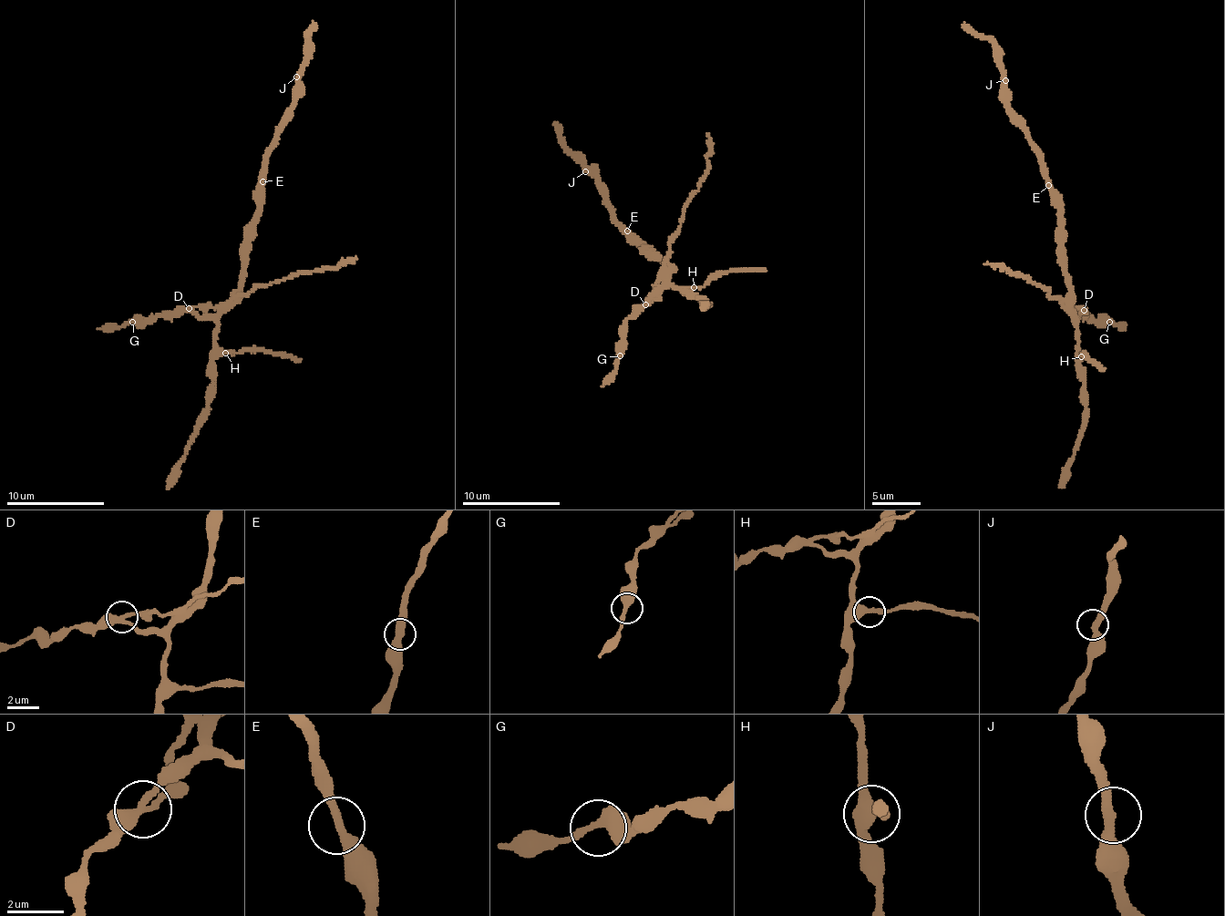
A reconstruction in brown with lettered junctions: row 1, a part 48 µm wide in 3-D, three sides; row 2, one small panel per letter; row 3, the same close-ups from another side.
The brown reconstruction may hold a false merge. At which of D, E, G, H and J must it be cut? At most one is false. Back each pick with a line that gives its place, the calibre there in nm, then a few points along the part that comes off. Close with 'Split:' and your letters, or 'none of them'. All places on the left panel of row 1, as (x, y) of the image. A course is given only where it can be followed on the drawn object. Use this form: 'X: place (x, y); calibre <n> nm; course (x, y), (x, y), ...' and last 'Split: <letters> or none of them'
D: place (189, 308); calibre 280 nm; course (188, 309), (217, 308), (254, 287), (330, 269), (349, 258), (355, 259)
Split: D

